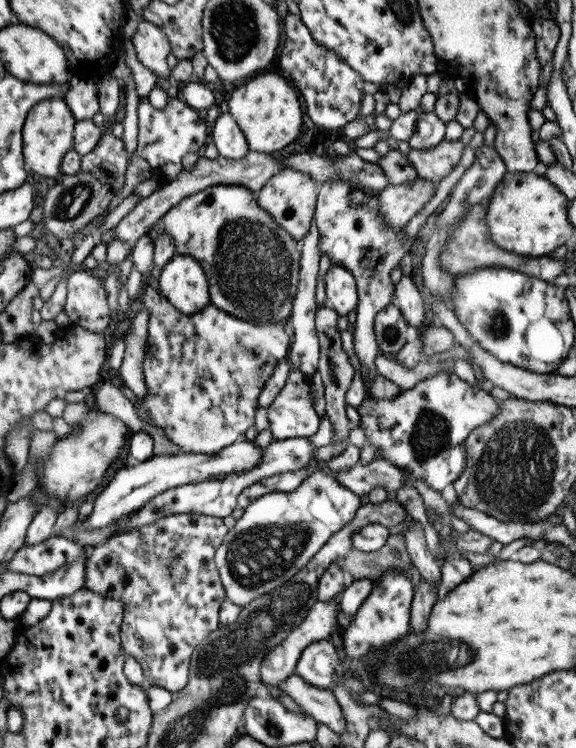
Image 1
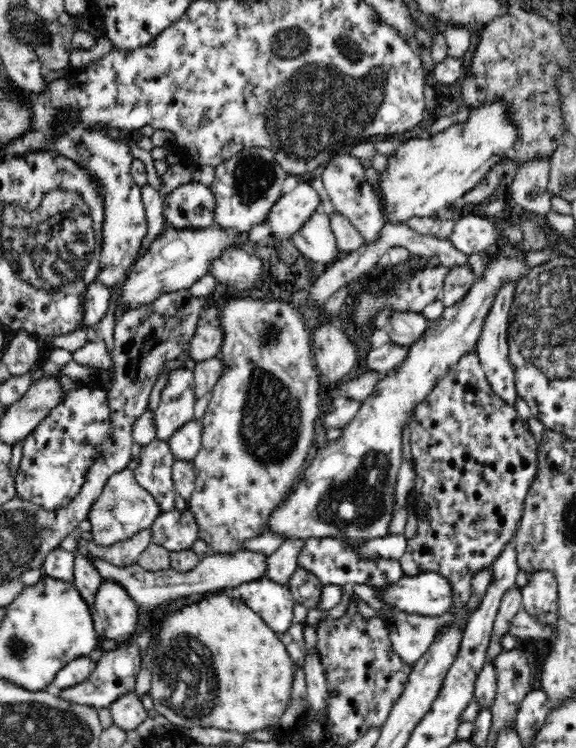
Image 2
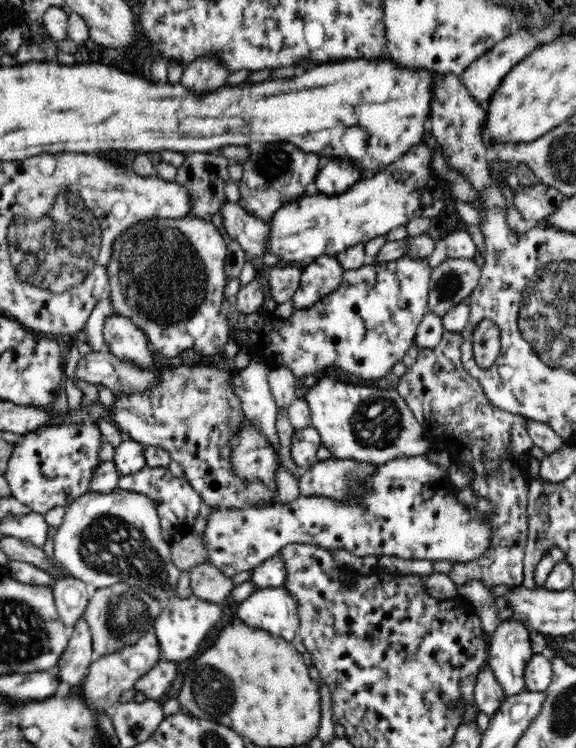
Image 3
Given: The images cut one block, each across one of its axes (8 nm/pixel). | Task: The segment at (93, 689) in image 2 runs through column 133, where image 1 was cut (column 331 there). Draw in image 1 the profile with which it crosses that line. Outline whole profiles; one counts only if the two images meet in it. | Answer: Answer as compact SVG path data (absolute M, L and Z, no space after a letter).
M317 640L307 644L297 659L294 674L307 684L331 691L335 684L343 683L343 667L329 640Z

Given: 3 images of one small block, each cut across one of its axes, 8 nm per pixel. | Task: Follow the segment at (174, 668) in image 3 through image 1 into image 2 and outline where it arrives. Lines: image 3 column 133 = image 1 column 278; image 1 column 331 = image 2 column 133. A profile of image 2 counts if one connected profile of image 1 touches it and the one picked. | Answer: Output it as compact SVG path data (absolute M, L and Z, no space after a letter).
M128 692L112 702L108 709L112 724L124 732L136 730L148 718L142 701L133 692Z

